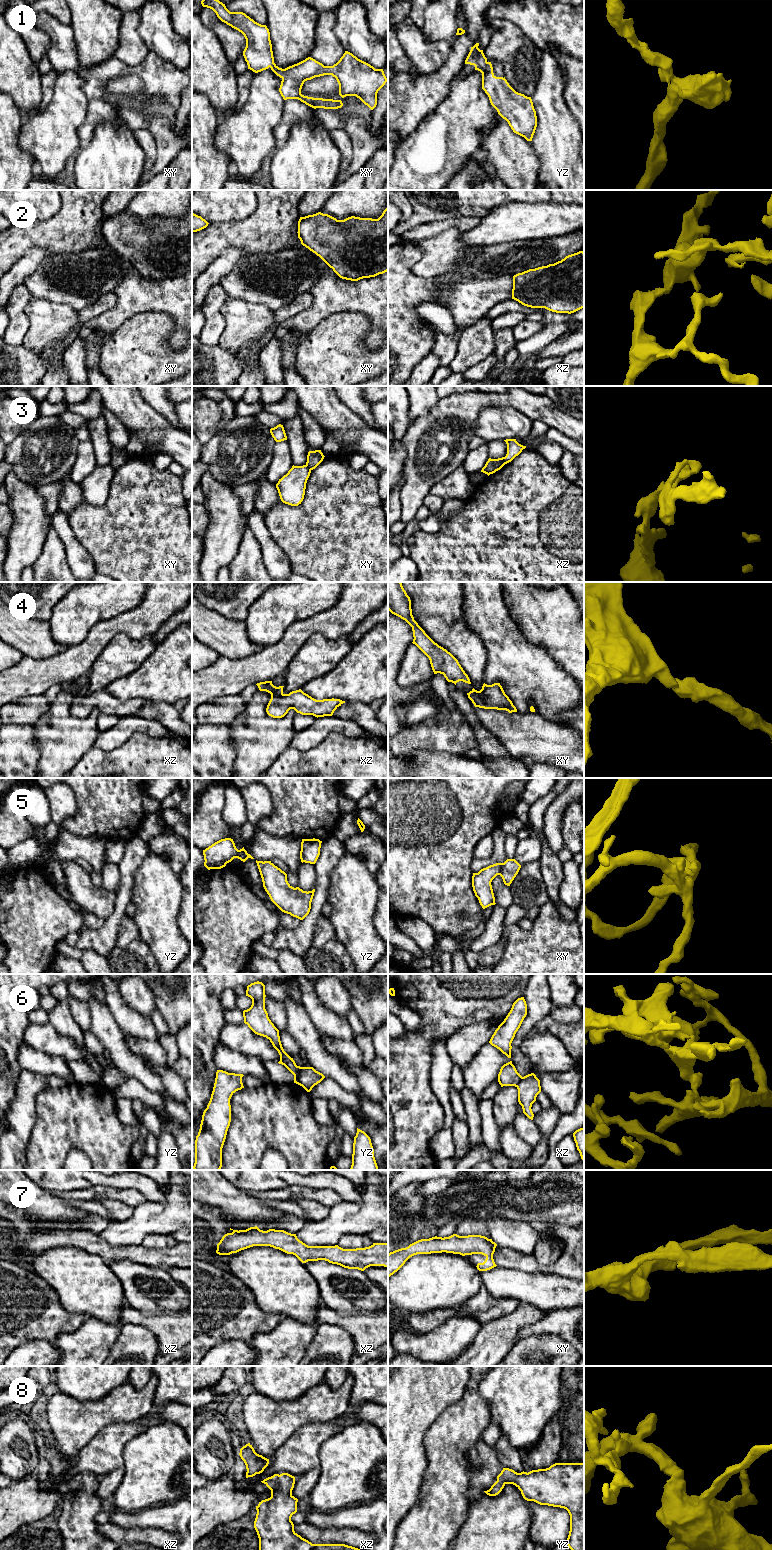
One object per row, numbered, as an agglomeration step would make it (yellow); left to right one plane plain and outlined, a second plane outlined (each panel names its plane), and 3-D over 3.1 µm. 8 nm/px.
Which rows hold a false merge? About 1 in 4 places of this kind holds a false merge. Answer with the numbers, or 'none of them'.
3, 6

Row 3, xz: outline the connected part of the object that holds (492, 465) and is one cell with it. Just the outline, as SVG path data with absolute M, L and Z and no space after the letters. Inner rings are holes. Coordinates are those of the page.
M504 457L498 459L489 458L485 466L482 468L481 472L489 476L490 474L493 474L496 471L500 470L504 465Z

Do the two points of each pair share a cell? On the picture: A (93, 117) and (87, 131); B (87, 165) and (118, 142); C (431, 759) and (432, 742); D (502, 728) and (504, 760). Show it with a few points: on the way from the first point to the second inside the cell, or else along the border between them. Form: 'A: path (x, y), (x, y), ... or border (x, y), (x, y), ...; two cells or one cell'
A: path (92, 120), (88, 128); one cell
B: path (95, 165), (110, 150); one cell
C: border (455, 753), (439, 750), (414, 750), (409, 755); two cells
D: border (488, 728), (504, 749), (521, 761); two cells

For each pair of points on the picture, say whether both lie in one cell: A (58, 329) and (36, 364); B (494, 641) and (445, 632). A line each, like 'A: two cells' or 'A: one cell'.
A: two cells
B: two cells

